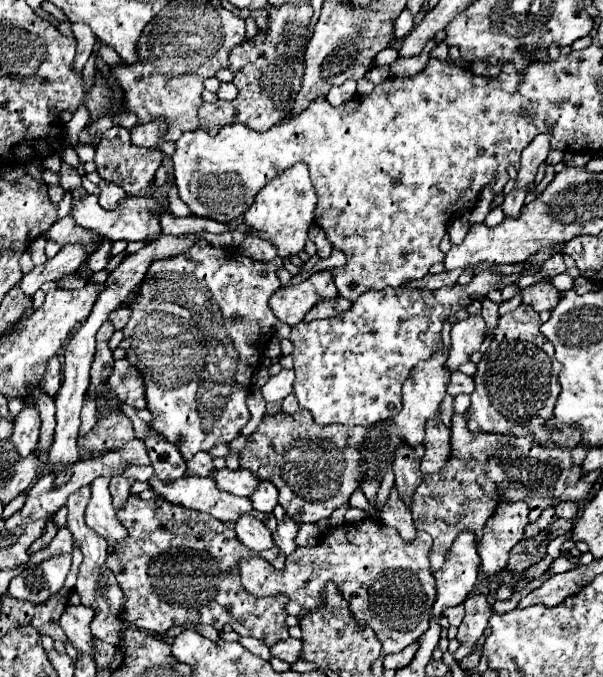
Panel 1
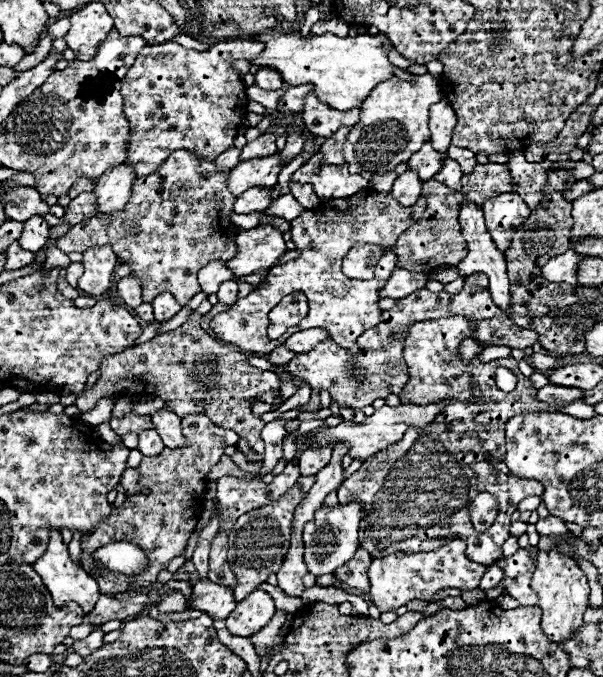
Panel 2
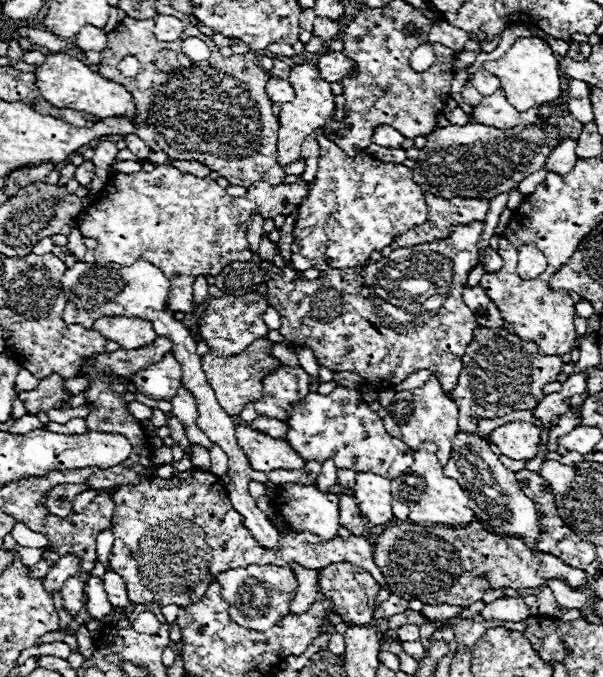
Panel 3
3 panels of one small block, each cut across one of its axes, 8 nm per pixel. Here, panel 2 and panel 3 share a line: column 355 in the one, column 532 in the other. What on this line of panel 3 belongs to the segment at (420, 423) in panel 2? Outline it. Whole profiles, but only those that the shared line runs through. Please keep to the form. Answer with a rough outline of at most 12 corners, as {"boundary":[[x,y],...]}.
{"boundary":[[508,422],[490,442],[512,460],[532,460],[538,426]]}

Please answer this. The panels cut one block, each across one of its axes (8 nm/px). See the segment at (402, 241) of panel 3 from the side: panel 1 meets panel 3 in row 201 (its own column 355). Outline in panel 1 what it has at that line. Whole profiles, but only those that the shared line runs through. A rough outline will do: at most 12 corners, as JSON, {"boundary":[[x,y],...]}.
{"boundary":[[264,416],[240,464],[296,522],[358,488],[364,426]]}

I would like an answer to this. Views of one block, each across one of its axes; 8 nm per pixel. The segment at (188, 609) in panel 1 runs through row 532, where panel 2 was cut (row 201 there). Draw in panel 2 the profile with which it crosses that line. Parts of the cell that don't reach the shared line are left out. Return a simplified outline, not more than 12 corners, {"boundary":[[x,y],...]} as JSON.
{"boundary":[[176,150],[122,210],[58,246],[112,244],[144,302],[184,306],[238,252],[230,170]]}

